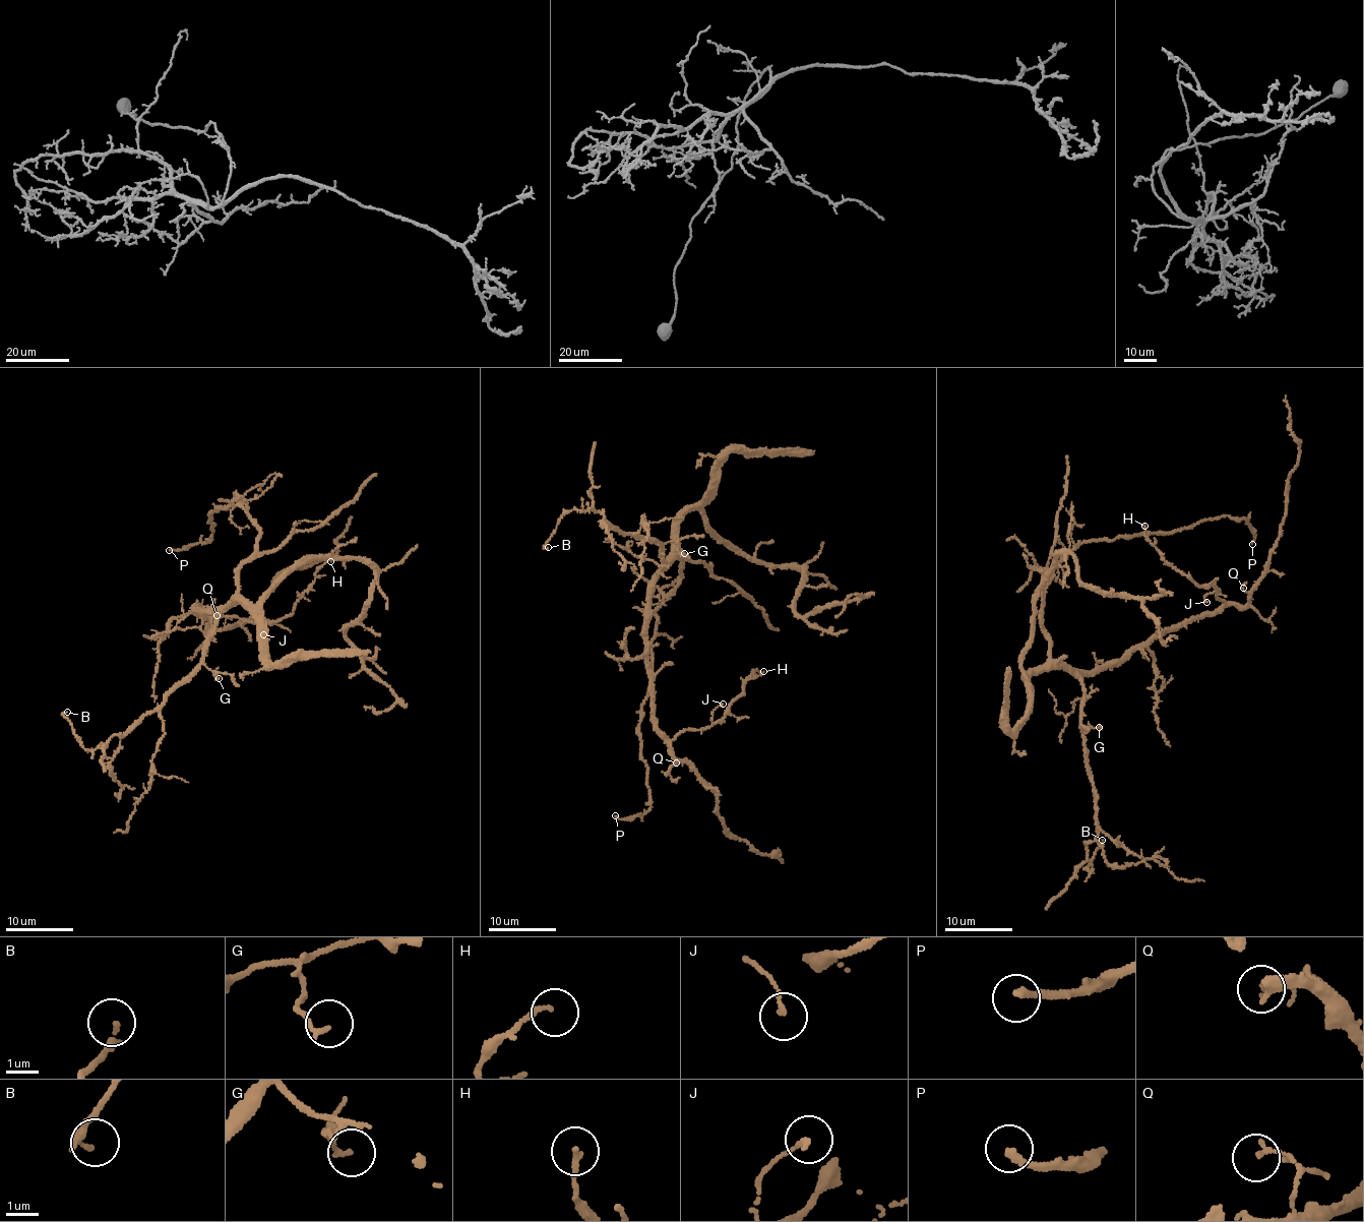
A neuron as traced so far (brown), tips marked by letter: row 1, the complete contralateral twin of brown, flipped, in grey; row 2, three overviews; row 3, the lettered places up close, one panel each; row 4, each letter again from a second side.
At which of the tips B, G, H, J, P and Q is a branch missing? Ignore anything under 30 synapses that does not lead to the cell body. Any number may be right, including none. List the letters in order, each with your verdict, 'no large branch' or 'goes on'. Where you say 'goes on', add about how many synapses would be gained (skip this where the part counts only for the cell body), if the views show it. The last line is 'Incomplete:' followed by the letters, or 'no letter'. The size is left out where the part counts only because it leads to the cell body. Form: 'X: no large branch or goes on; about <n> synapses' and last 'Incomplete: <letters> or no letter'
B: no large branch
G: no large branch
H: no large branch
J: no large branch
P: no large branch
Q: no large branch
Incomplete: no letter

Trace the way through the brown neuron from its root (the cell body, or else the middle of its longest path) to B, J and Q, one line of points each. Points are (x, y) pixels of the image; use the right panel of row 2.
B: (1068, 670), (1082, 686), (1083, 750), (1096, 800), (1097, 837), (1086, 848), (1090, 873), (1102, 840)
J: (1068, 670), (1114, 665), (1160, 634), (1212, 615), (1225, 601), (1217, 597), (1218, 588), (1205, 595), (1206, 602)
Q: (1068, 670), (1114, 665), (1186, 622), (1245, 605), (1249, 597), (1243, 588)

